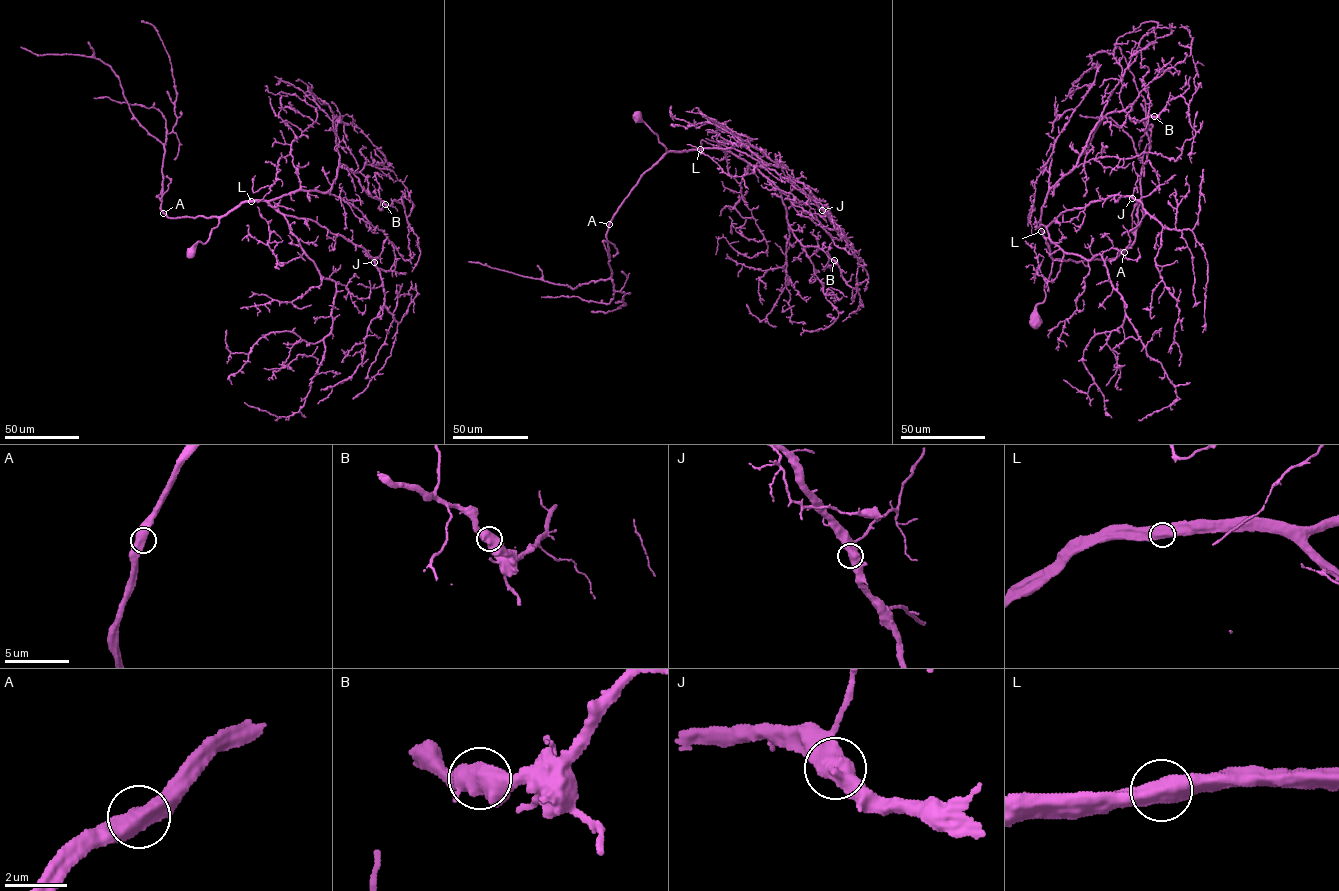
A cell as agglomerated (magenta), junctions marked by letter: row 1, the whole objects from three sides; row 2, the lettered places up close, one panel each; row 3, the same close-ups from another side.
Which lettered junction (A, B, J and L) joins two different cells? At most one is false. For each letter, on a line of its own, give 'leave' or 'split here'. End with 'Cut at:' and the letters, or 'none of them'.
A: leave
B: leave
J: leave
L: leave
Cut at: none of them

